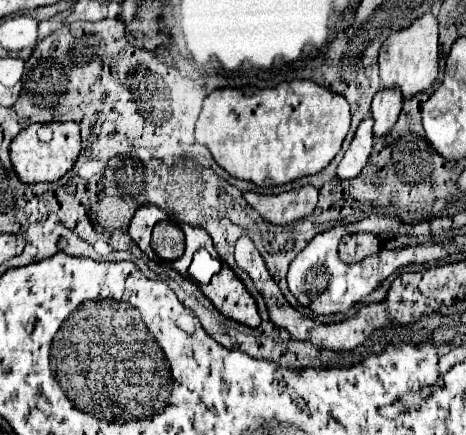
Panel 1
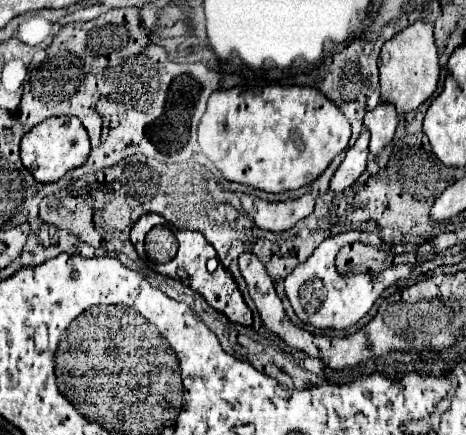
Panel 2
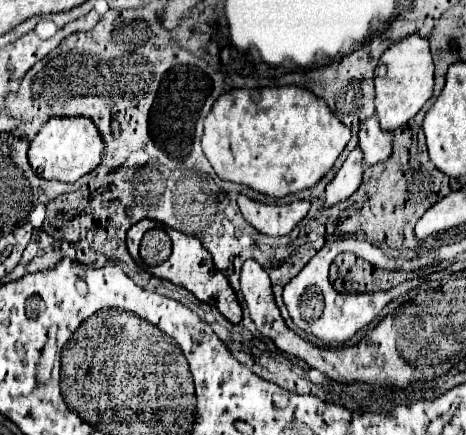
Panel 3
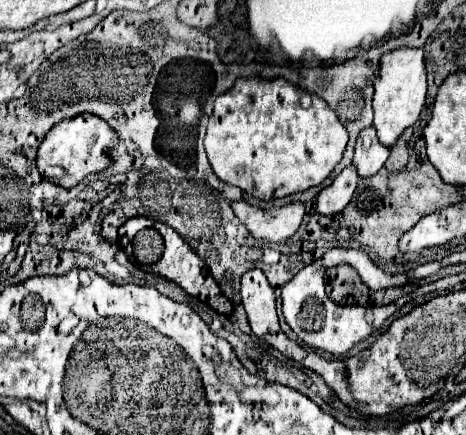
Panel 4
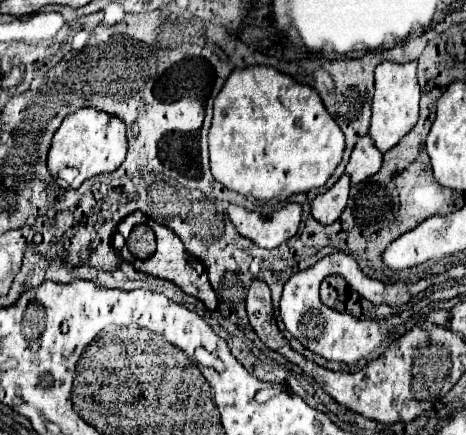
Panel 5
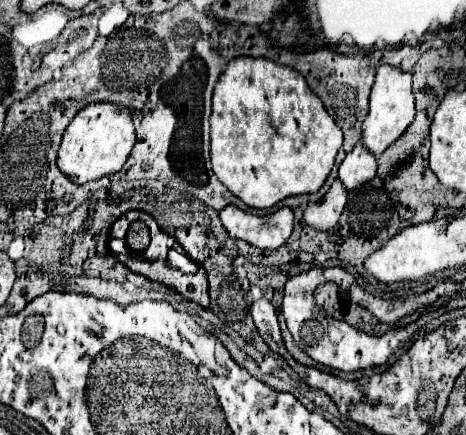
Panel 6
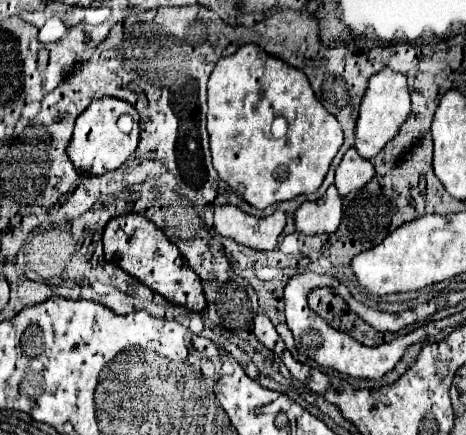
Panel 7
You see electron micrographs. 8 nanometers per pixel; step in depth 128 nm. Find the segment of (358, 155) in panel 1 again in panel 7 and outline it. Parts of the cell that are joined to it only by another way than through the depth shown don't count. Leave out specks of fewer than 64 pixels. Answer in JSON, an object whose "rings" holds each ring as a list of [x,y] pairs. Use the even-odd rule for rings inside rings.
{"rings":[[[332,184],[326,194],[314,202],[304,202],[296,214],[296,230],[302,234],[332,234],[342,220],[342,196]]]}

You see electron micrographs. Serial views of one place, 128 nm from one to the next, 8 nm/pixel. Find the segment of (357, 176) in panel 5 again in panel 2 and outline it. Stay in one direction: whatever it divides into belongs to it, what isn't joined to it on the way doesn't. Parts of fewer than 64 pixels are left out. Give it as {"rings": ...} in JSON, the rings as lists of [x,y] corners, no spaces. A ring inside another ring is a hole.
{"rings":[[[380,102],[374,110],[370,110],[364,118],[364,128],[370,130],[370,152],[378,154],[386,144],[392,142],[398,126],[398,112],[392,104]]]}

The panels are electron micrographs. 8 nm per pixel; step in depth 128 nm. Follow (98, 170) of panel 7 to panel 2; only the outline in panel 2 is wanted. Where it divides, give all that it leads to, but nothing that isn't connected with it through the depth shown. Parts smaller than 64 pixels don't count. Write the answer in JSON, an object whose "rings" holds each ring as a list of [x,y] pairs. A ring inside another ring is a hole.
{"rings":[[[60,116],[60,118],[48,118],[42,124],[34,126],[20,142],[20,160],[24,168],[38,180],[38,182],[56,182],[66,172],[78,168],[86,162],[90,152],[88,134],[78,118]]]}

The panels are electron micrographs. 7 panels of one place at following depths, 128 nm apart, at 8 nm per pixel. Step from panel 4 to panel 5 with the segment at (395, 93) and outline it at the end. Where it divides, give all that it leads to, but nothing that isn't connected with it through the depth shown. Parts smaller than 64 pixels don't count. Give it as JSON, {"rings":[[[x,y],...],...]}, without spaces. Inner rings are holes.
{"rings":[[[380,62],[374,72],[374,98],[372,98],[372,124],[370,124],[370,138],[374,140],[380,152],[388,152],[392,146],[406,136],[414,124],[418,122],[418,102],[420,102],[420,88],[416,78],[416,62]]]}

